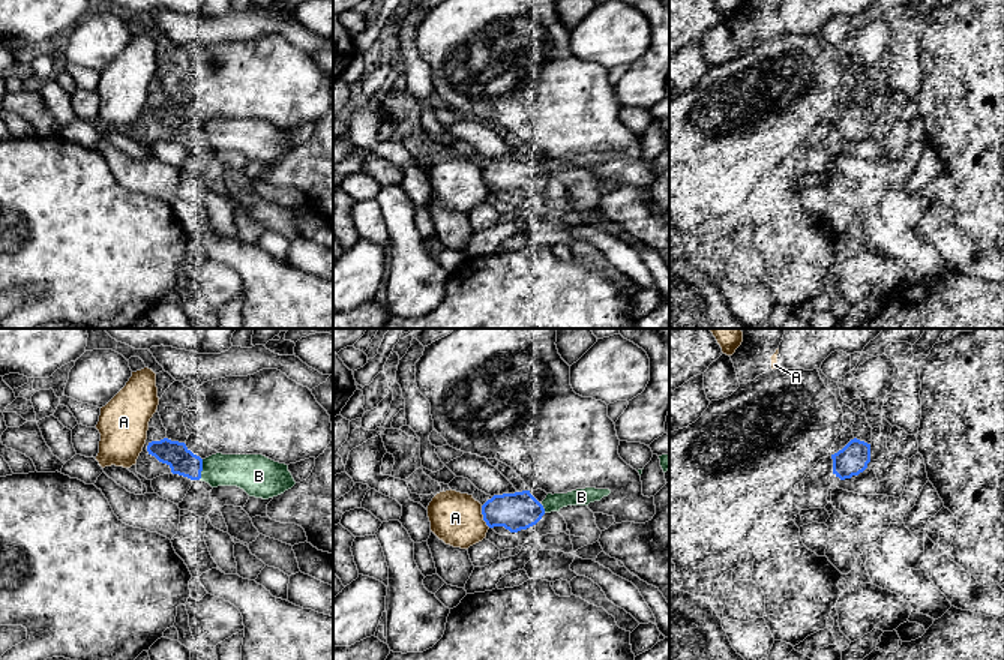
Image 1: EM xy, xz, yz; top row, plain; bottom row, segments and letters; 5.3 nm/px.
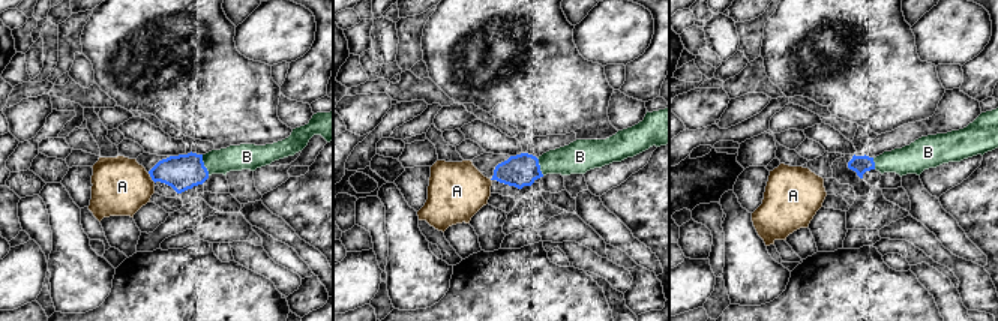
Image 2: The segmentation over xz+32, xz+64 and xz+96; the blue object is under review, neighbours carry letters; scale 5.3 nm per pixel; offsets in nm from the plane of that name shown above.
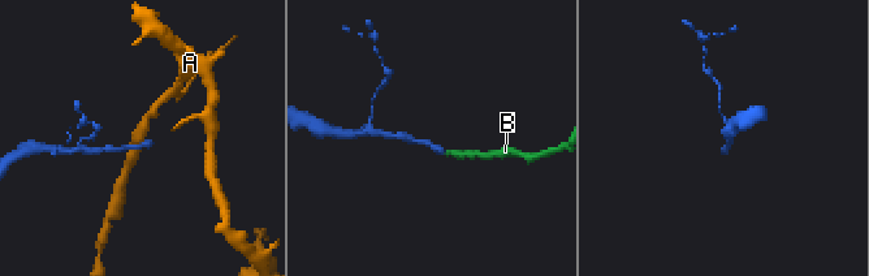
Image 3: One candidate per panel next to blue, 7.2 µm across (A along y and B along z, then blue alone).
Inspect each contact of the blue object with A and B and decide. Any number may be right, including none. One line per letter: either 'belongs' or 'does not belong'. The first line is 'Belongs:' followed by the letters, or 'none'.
Belongs: B
A: does not belong
B: belongs

